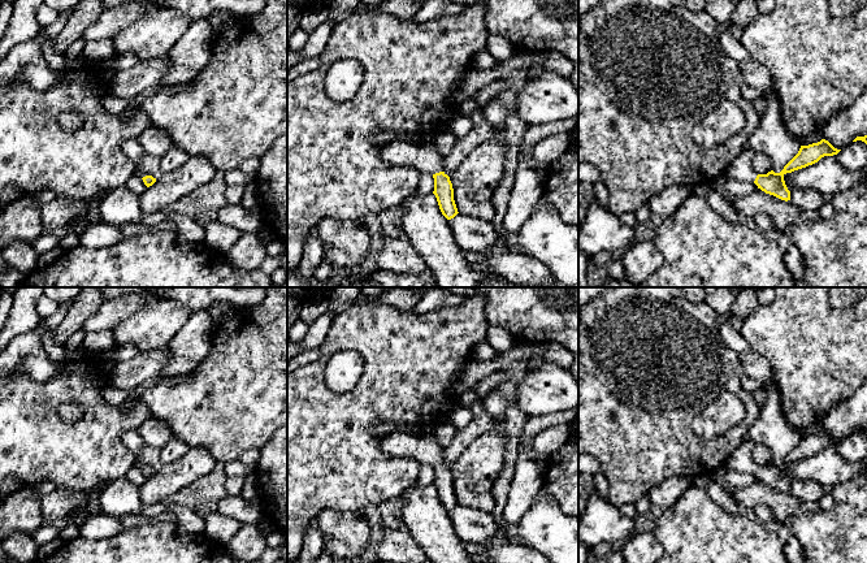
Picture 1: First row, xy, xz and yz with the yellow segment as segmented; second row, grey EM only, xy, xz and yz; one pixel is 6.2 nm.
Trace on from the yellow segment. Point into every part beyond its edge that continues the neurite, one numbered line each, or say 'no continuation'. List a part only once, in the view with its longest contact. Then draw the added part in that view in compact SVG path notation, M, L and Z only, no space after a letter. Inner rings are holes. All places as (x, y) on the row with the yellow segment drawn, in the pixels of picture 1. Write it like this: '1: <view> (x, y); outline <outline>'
1: xz (425, 159); outline M393 140L382 146L381 157L390 165L409 165L420 173L435 174L443 172L443 159L434 143L416 146L403 140Z

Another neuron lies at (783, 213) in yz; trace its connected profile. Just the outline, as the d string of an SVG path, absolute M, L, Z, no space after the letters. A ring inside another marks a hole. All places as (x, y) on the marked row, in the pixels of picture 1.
M760 189L749 195L736 198L732 205L753 218L759 213L767 215L777 229L796 226L801 212L792 200L781 200L773 195L766 194Z

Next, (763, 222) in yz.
M759 213L755 217L755 221L757 221L757 229L759 229L764 234L768 234L768 233L771 233L772 230L776 229L776 226L771 221L771 218L764 213Z

